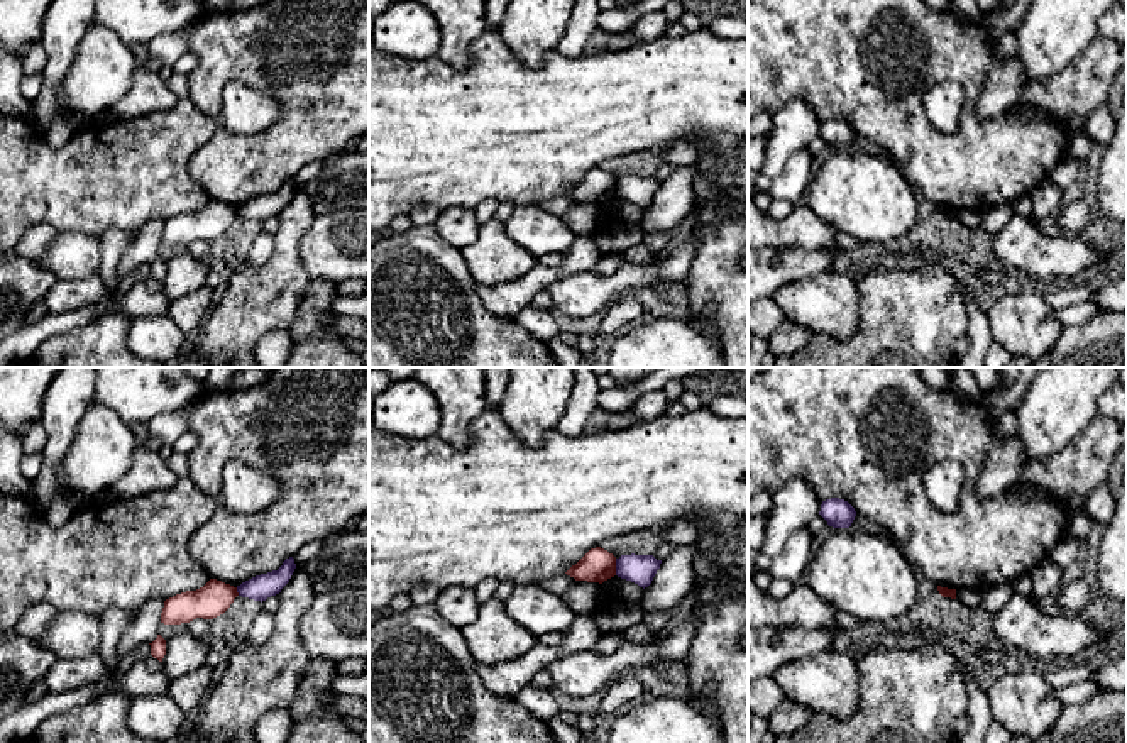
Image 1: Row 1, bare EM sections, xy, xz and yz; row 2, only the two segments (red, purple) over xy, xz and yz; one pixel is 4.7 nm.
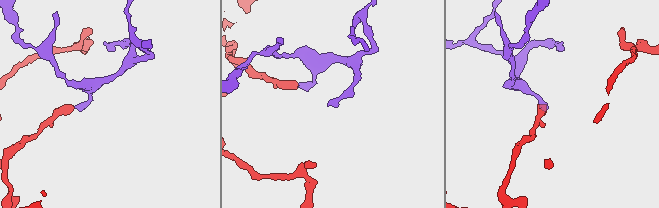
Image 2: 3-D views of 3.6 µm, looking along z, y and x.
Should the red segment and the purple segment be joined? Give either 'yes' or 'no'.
no

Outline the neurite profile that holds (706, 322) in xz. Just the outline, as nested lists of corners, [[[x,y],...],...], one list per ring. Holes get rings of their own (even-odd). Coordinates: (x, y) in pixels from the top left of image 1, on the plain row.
[[[687,311],[687,315],[701,325],[701,328],[712,338],[719,340],[719,330],[717,325],[714,323],[712,316],[704,313],[704,311]]]

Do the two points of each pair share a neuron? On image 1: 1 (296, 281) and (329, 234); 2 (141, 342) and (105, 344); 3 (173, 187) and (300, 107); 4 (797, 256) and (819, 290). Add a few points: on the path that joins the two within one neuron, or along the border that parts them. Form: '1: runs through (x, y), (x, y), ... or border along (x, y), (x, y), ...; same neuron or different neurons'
1: border along (308, 229), (300, 241), (300, 261), (312, 278); different neurons
2: border along (131, 319), (127, 349); different neurons
3: border along (208, 139), (190, 158), (190, 176), (210, 198); different neurons
4: border along (840, 268), (787, 281), (774, 293); different neurons

